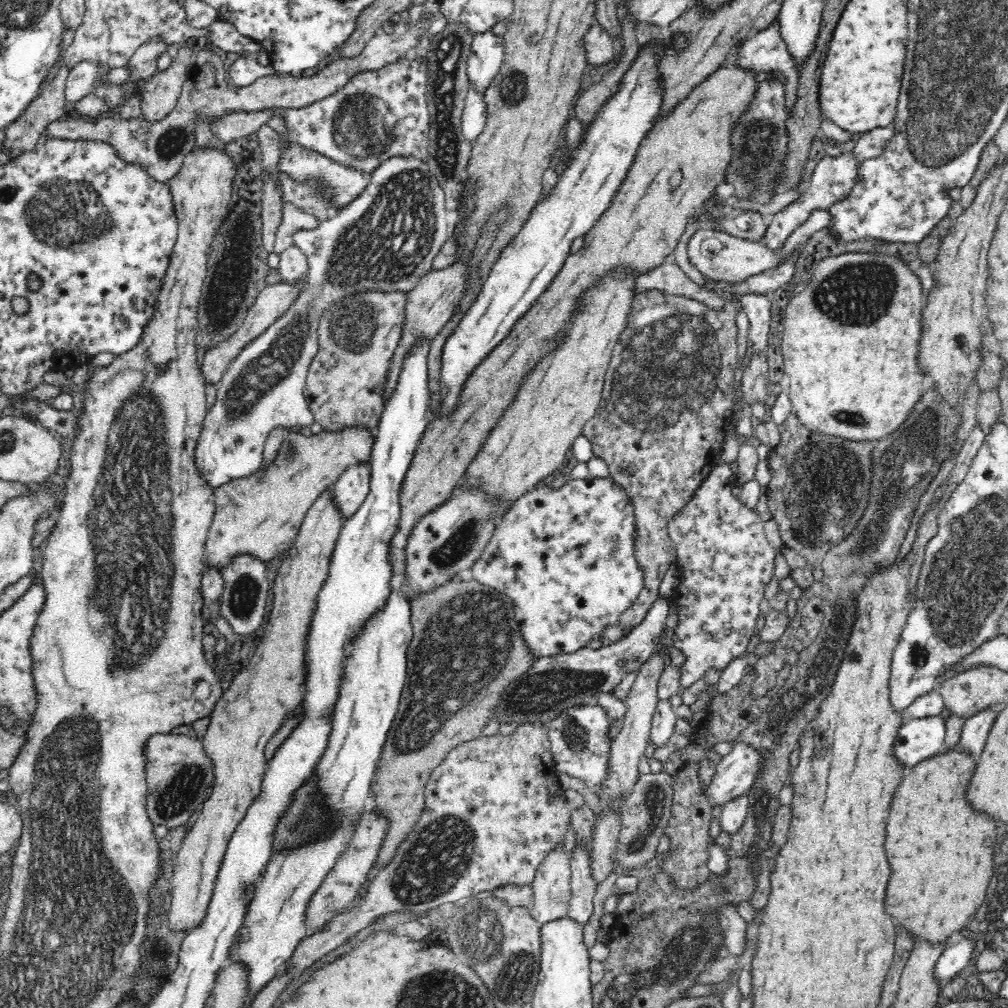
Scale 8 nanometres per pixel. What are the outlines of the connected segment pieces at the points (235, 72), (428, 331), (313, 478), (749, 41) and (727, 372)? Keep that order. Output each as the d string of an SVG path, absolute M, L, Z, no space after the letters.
M243 55L227 64L226 78L229 84L237 87L250 86L257 78L273 75L275 68L270 63L261 66L253 55Z
M452 265L442 270L428 270L418 284L410 290L410 293L406 293L405 298L408 298L408 300L405 309L405 324L403 325L400 343L392 354L384 388L382 388L382 403L384 403L384 406L387 405L397 389L402 370L404 370L404 362L408 360L409 354L416 347L422 346L424 342L432 342L448 323L449 318L453 316L464 293L466 272L468 272L468 267L464 267L464 265Z
M348 428L304 436L301 430L289 429L276 460L266 470L236 478L213 490L214 514L206 534L204 570L210 567L219 572L227 568L238 555L254 555L273 563L292 546L300 524L320 492L334 484L350 466L370 460L375 431Z
M779 16L764 30L751 33L741 42L735 50L737 51L737 62L744 68L751 68L755 72L772 73L780 71L786 78L784 84L784 101L786 102L786 113L792 110L796 102L798 92L798 68L795 58L791 55L786 41L780 32Z
M648 290L638 294L636 300L632 302L632 314L628 320L628 328L621 334L617 346L612 351L612 359L607 369L605 383L603 384L603 399L600 406L592 417L583 426L581 435L585 435L592 444L592 450L596 457L600 457L606 461L609 468L609 478L612 479L616 487L624 490L624 494L628 495L628 502L632 505L634 513L634 559L638 561L638 567L643 572L643 585L640 594L636 596L636 600L618 616L618 623L626 634L644 620L646 612L650 610L650 606L654 604L658 597L658 588L666 575L666 571L670 564L676 562L676 551L672 548L672 543L669 537L668 525L671 518L675 516L679 510L682 510L690 498L692 498L696 488L710 474L711 470L716 466L715 462L718 459L718 452L722 449L725 442L725 436L729 434L729 416L732 415L732 404L734 401L733 383L736 368L738 368L738 330L736 327L736 314L743 310L740 298L734 300L725 300L725 306L722 309L712 309L706 304L685 298L668 294L662 290Z

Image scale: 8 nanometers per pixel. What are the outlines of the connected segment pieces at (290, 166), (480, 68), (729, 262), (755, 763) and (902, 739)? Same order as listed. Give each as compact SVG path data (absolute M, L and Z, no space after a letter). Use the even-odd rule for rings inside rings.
M290 144L281 154L278 169L297 180L319 176L327 190L333 194L333 212L340 206L346 206L352 198L356 198L364 190L364 186L368 186L370 178L370 173L342 166L320 153L294 144Z
M492 28L473 36L467 62L469 80L477 86L475 89L482 93L498 74L505 55L505 36L494 36L491 30Z
M812 210L810 216L799 226L794 229L794 232L782 242L780 248L770 248L763 240L748 240L747 238L740 238L728 233L726 230L717 230L716 228L701 228L689 240L687 244L687 254L689 262L705 277L712 280L727 280L727 282L742 282L744 278L754 274L760 274L776 268L781 265L791 254L800 247L806 245L811 236L824 228L829 228L832 222L832 216L828 210Z
M735 744L732 751L723 756L714 768L715 774L708 785L703 786L703 796L708 805L727 805L746 795L754 785L760 770L760 753L750 745Z
M939 715L905 720L895 742L895 755L906 767L913 767L944 752L944 734L946 723Z

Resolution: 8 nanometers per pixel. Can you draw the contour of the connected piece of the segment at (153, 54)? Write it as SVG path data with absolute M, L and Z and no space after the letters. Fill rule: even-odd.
M158 37L151 38L147 43L140 45L125 65L128 69L128 82L133 80L138 82L156 73L157 59L166 51L167 45Z

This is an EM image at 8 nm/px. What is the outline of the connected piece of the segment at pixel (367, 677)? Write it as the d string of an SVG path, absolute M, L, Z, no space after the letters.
M392 588L384 608L367 622L348 654L328 746L315 771L316 787L310 798L310 806L320 806L325 812L325 821L320 822L320 830L312 834L312 839L273 854L248 902L243 927L236 934L239 945L229 951L228 958L241 960L249 970L250 1000L279 973L301 939L308 935L305 922L310 899L340 855L350 848L356 827L365 814L366 798L406 680L406 648L412 640L410 615L410 602L400 598Z

